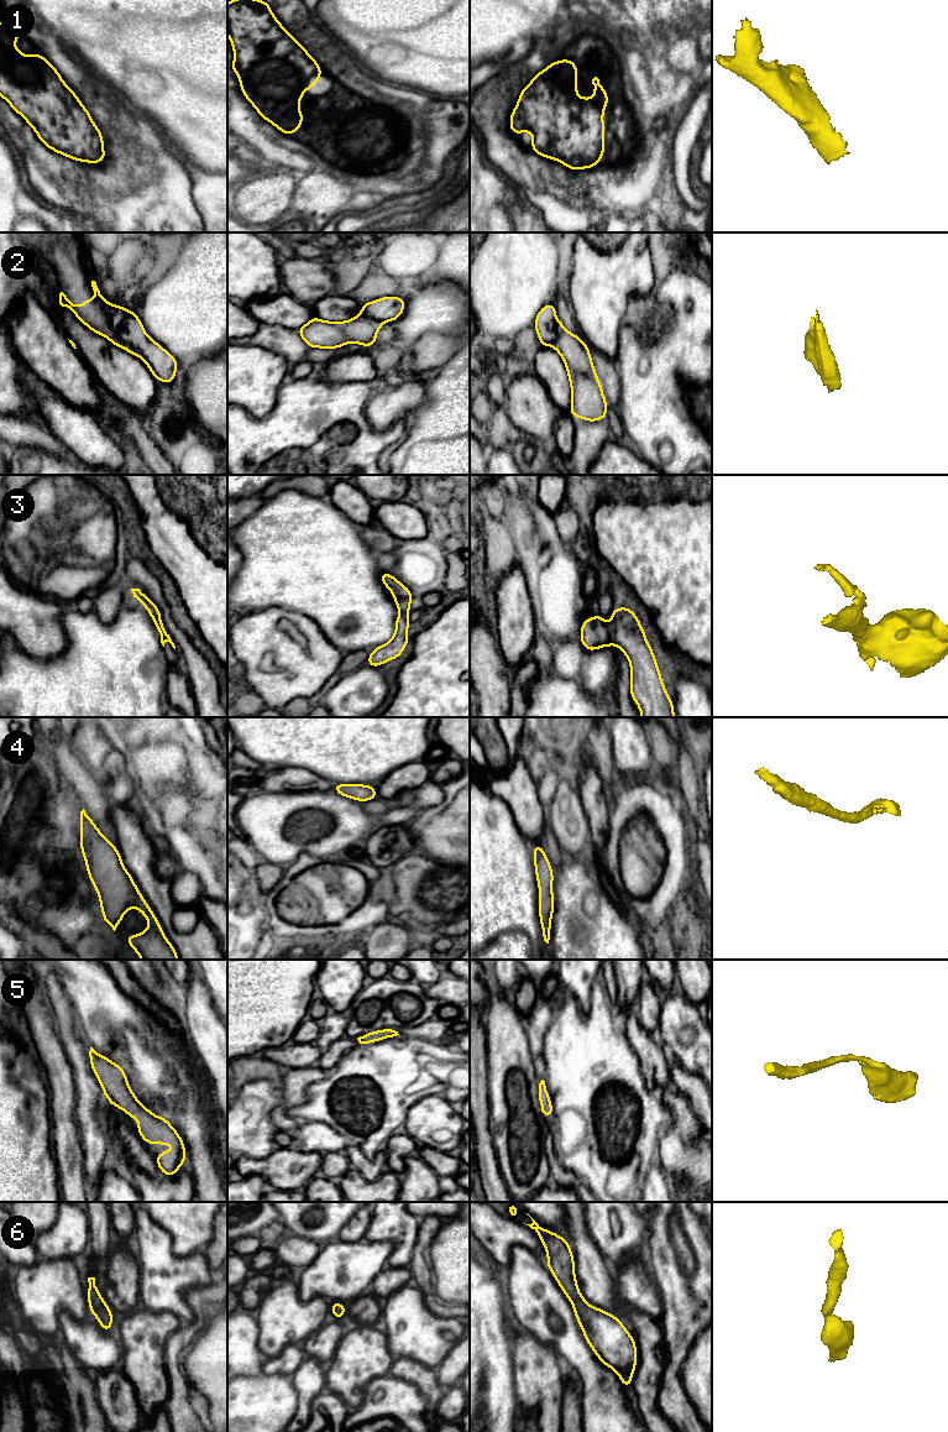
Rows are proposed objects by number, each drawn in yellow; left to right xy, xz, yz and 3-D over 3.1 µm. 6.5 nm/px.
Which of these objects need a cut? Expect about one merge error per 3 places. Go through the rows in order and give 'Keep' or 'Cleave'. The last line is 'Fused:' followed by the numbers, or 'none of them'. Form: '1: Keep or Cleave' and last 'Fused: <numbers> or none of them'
1: Keep
2: Cleave
3: Cleave
4: Keep
5: Keep
6: Keep
Fused: 2, 3

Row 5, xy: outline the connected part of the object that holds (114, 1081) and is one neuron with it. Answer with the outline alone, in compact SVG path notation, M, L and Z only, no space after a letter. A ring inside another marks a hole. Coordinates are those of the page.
M93 1047L89 1051L90 1063L109 1102L125 1110L129 1117L138 1122L137 1133L150 1144L176 1144L172 1151L163 1151L154 1157L163 1175L173 1176L185 1162L185 1148L180 1135L163 1117L150 1112L132 1093L127 1076L121 1066L103 1057Z

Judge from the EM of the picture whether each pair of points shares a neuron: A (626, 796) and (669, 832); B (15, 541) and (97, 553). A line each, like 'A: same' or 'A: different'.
A: same
B: same

